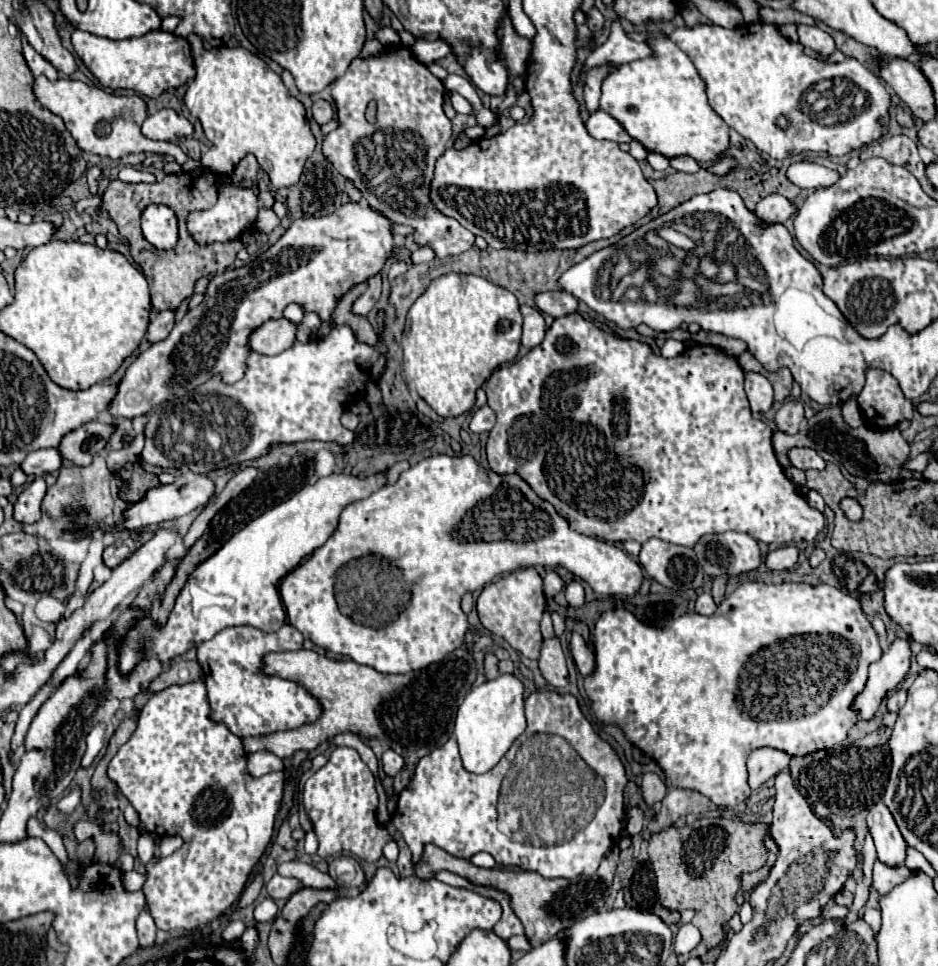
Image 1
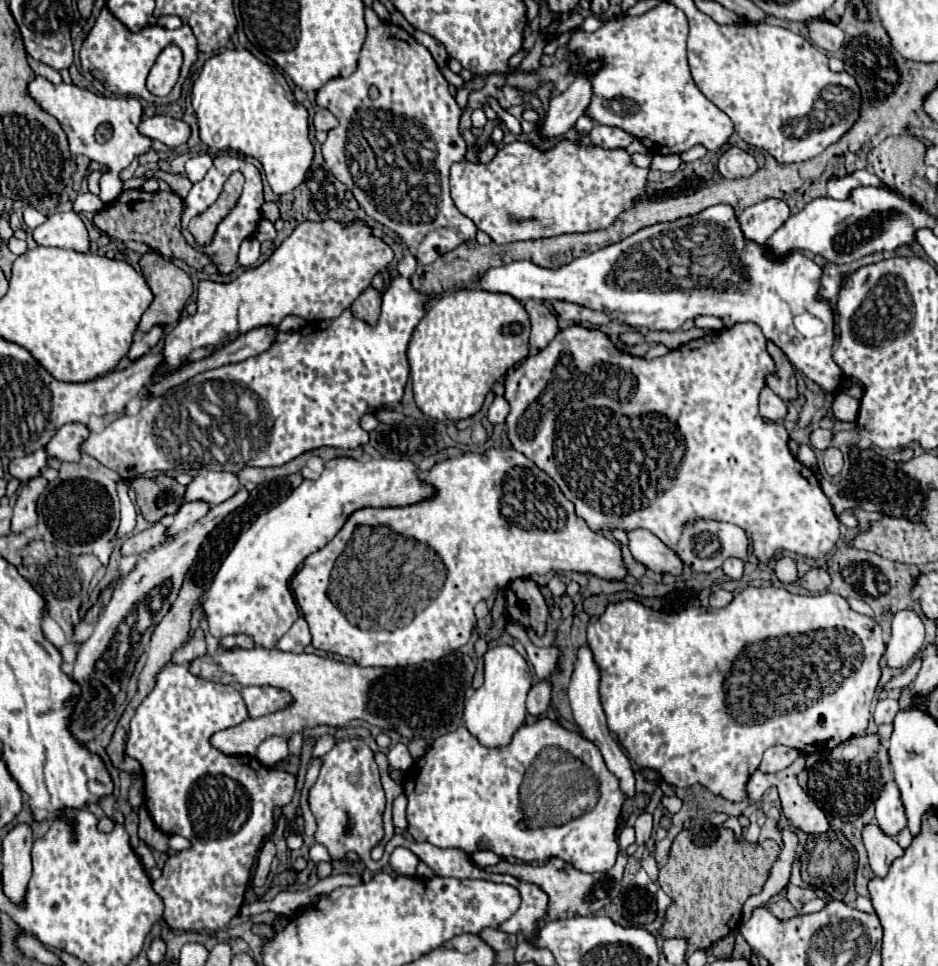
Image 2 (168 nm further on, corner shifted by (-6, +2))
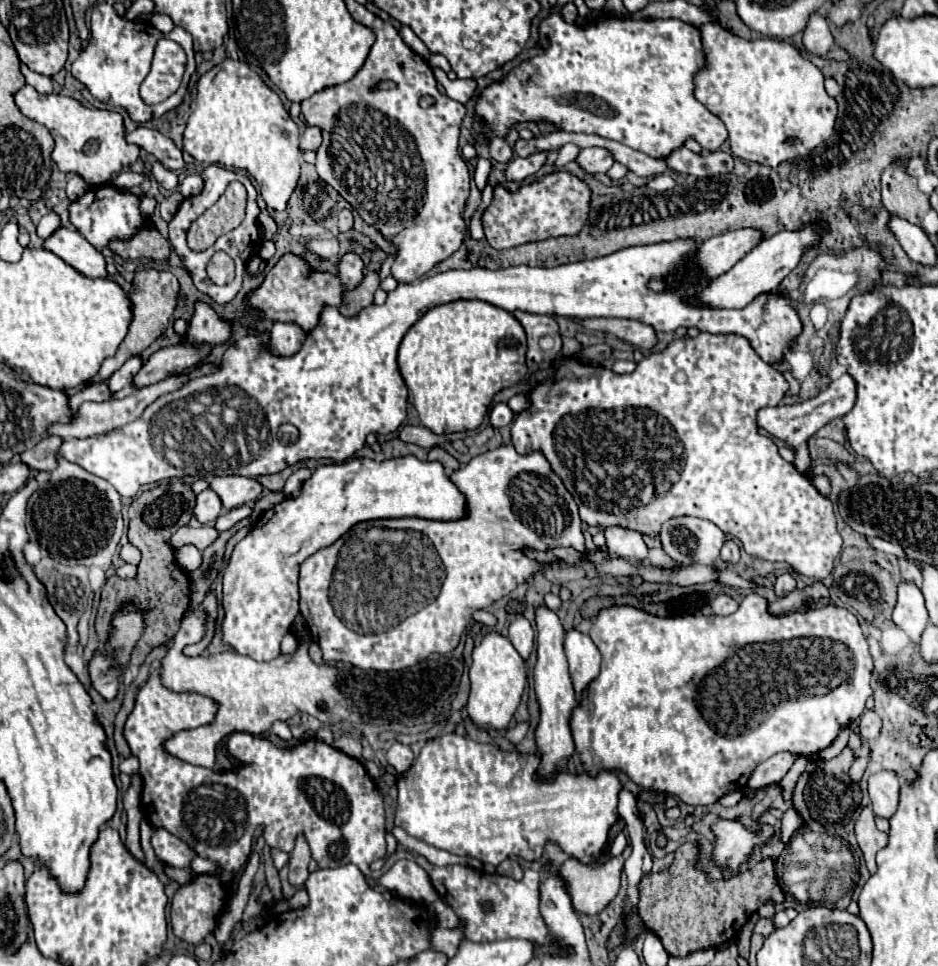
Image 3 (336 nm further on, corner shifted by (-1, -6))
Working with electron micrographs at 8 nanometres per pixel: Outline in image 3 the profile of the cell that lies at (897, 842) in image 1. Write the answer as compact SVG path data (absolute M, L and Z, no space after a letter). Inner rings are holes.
M879 771L869 777L869 797L877 817L891 819L899 807L899 777L891 771Z

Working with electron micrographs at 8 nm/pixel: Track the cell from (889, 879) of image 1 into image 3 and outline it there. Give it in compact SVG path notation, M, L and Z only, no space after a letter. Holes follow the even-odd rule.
M865 807L861 811L861 817L855 823L855 837L857 837L857 843L859 843L861 851L863 851L867 869L873 875L875 867L877 867L875 865L875 855L877 855L879 849L887 847L887 835L881 833L875 827L875 815L873 815L873 811L869 807Z

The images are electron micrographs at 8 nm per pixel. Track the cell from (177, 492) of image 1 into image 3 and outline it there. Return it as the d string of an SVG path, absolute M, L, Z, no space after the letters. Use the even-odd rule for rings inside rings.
M229 475L229 477L215 477L209 481L209 489L215 491L223 503L223 511L241 507L249 501L255 501L261 493L261 485L255 479Z

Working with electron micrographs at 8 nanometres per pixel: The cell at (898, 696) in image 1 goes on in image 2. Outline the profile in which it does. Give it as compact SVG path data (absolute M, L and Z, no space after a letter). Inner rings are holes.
M886 697L886 699L880 699L876 703L876 709L874 709L872 717L874 717L876 725L882 725L882 723L892 723L896 713L898 713L898 701Z

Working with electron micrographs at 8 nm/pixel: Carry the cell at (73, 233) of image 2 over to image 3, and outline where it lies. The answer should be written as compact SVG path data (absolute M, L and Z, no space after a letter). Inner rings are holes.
M59 227L59 231L51 235L51 239L45 239L43 247L87 277L107 275L103 255L87 239L83 239L83 235L79 235L79 231L75 229Z

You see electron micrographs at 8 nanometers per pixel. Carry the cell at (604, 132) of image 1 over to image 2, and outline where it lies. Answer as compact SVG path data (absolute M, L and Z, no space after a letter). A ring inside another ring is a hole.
M596 125L590 131L590 141L594 147L602 147L602 149L626 149L632 143L632 135L628 135L626 131L620 131L616 127L604 127L604 125Z

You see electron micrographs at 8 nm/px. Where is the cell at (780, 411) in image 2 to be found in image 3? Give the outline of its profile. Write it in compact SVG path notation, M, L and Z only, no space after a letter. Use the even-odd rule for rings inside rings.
M845 373L839 379L831 381L827 385L827 389L823 389L817 397L813 397L813 399L809 399L805 403L799 403L799 405L777 405L777 407L763 407L763 409L759 409L757 423L769 435L787 441L791 447L797 447L797 457L795 457L793 465L801 473L805 473L809 469L809 465L811 465L811 459L809 459L809 453L807 453L807 439L817 429L827 425L829 421L833 421L837 417L845 417L853 409L853 405L855 405L855 381L853 381L851 375Z

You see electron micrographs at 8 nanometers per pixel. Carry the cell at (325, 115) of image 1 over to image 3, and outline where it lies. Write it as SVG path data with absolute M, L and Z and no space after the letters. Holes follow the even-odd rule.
M307 127L305 129L305 133L301 135L301 145L299 145L299 149L301 151L309 151L309 149L317 149L319 147L319 143L321 143L321 131L319 131L319 127Z

